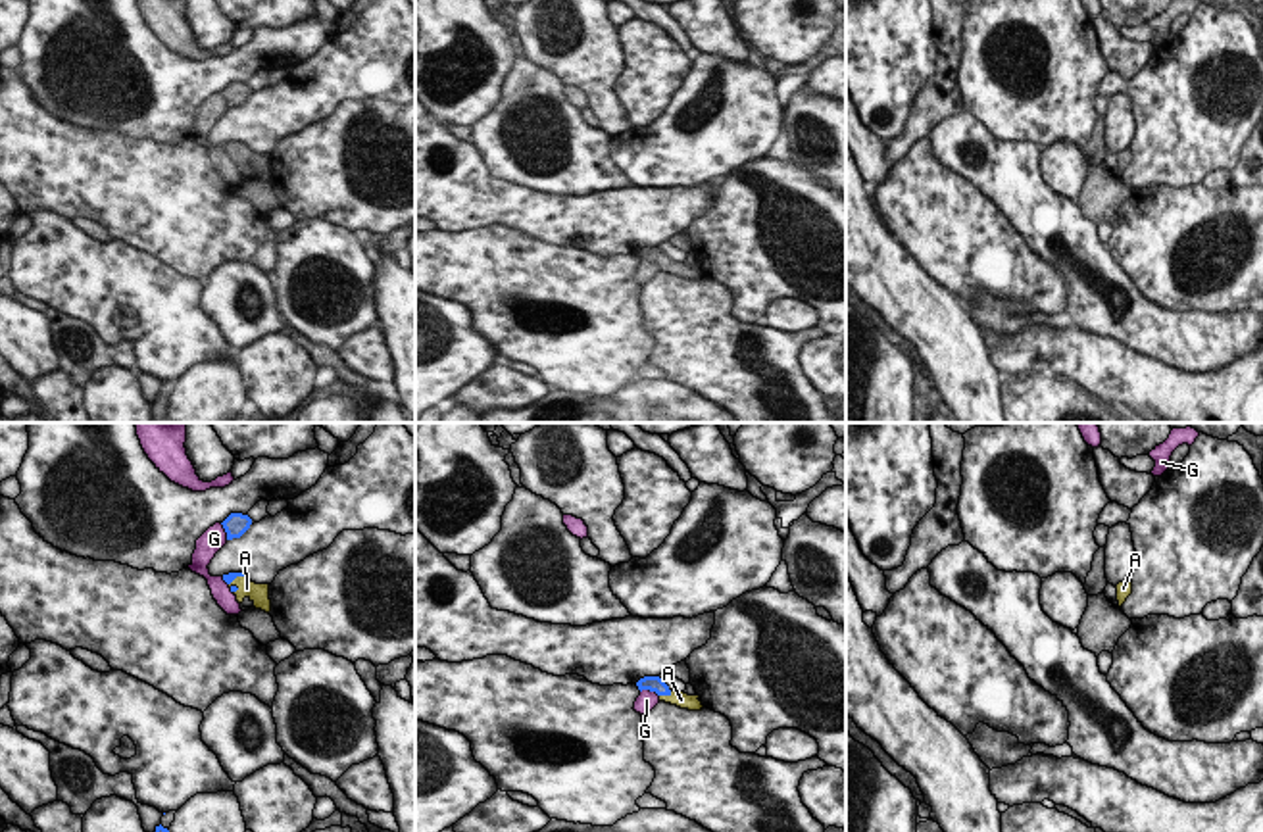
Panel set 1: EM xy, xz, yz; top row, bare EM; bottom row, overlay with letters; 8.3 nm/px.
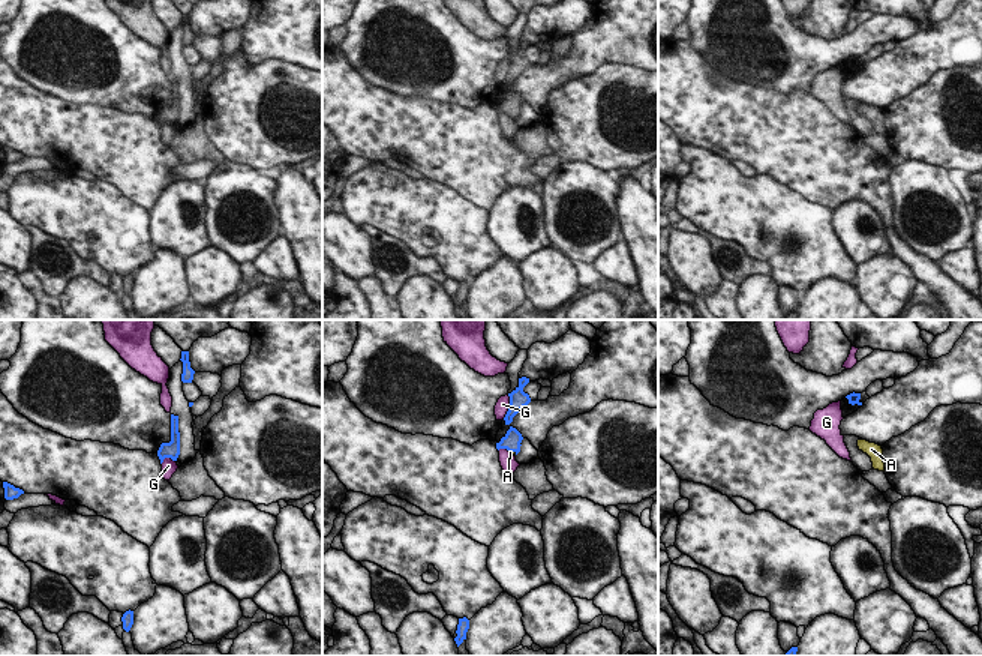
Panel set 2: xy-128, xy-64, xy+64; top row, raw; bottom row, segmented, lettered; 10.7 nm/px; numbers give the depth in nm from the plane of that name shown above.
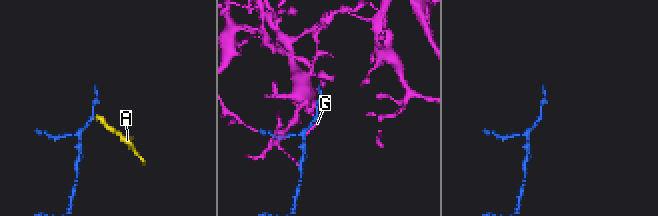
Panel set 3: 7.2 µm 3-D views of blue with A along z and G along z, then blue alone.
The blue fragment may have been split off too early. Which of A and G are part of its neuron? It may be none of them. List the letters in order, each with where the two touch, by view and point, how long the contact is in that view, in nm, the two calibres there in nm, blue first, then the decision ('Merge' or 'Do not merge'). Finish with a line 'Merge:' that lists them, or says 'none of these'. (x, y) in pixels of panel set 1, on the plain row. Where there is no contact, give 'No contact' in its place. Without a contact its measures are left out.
A: Touches blue at xz (666, 264). Shared border 120 nm. Thickness 130 nm (blue) against 130 nm. Merge
G: Touches blue at xz (650, 260). Shared border 170 nm. Thickness 130 nm (blue) against 160 nm. Do not merge
Merge: A

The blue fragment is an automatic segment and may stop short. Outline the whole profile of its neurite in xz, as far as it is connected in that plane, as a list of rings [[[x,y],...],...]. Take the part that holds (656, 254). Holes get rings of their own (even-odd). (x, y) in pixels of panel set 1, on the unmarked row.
[[[644,246],[636,252],[638,259],[650,259],[659,265],[659,271],[677,275],[688,281],[702,281],[700,265],[688,265],[684,261],[673,261],[659,246]]]

